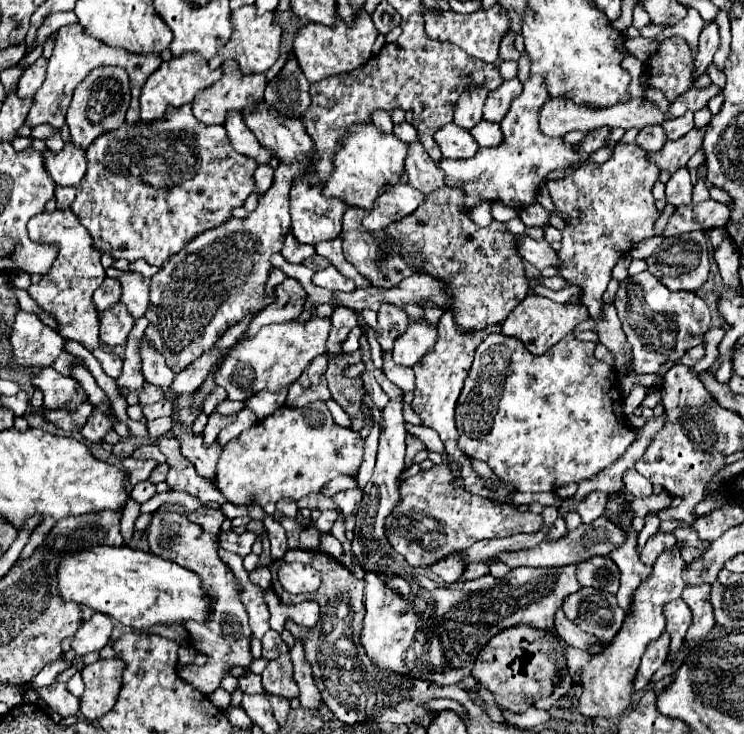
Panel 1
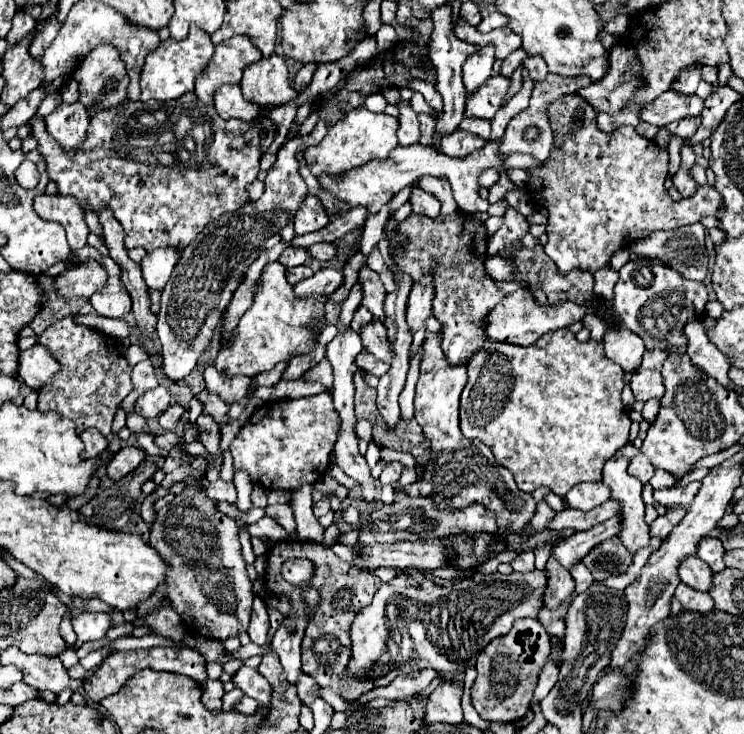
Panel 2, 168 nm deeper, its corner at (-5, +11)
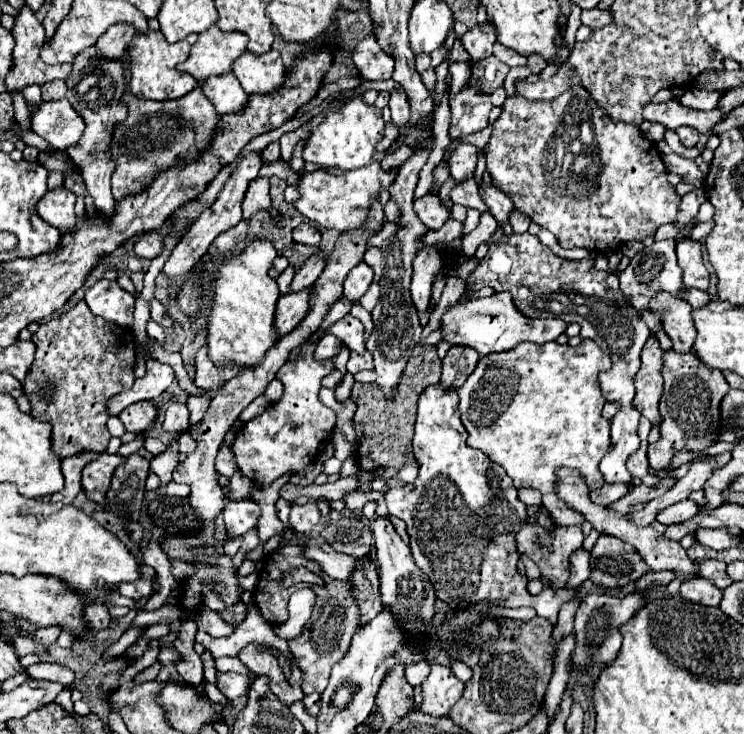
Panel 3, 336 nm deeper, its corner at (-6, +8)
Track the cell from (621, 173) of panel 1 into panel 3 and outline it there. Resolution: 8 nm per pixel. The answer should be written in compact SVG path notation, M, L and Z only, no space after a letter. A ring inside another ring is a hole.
M574 87L574 89L566 91L564 95L552 99L552 101L528 101L520 95L508 97L506 103L504 103L502 115L494 121L494 133L492 133L492 137L490 137L490 141L484 149L486 149L486 169L492 175L494 185L500 187L514 201L514 207L518 211L528 215L542 229L552 231L558 237L558 241L564 249L584 247L584 249L590 249L590 251L610 251L610 249L618 249L618 247L626 245L628 241L636 241L636 239L644 241L646 237L654 237L654 233L660 225L674 223L676 215L680 211L680 199L678 199L674 187L670 187L668 181L666 181L666 167L664 167L664 163L658 155L658 149L654 149L654 143L648 141L638 127L632 127L632 125L626 125L626 123L618 123L618 125L612 123L612 119L608 119L608 115L604 115L604 111L600 111L600 107L594 103L594 99L588 95L588 91L582 91L582 87ZM556 151L566 151L564 161L560 165L556 165L556 161L554 161ZM552 187L592 187L592 189L586 195L568 195L568 193L560 195Z

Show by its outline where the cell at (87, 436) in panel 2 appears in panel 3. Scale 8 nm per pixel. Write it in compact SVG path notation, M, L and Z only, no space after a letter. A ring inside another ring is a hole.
M84 451L72 457L62 459L62 471L64 471L64 479L66 479L66 487L62 493L54 493L52 501L62 501L64 505L70 505L74 501L74 497L82 491L82 469L94 461L98 455L94 451Z

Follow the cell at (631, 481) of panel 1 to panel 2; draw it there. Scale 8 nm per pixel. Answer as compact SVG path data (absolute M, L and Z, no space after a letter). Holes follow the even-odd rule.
M637 454L637 456L631 460L631 464L629 464L629 474L635 476L635 478L639 478L643 484L647 484L647 482L651 480L653 470L655 470L655 468L649 464L647 456L643 456L643 454Z

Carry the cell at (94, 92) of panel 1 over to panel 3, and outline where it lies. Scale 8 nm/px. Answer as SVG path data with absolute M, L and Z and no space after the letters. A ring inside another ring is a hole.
M118 23L118 25L112 25L98 41L96 41L96 49L100 51L100 55L108 57L108 59L120 59L132 37L136 35L136 31L132 31L132 27L128 27L126 23Z

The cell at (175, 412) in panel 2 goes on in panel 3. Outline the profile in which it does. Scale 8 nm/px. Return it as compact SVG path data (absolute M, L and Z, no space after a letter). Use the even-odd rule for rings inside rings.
M180 401L176 403L170 403L170 407L166 409L164 413L164 431L170 431L170 433L178 433L178 431L186 431L190 425L188 421L188 407Z

